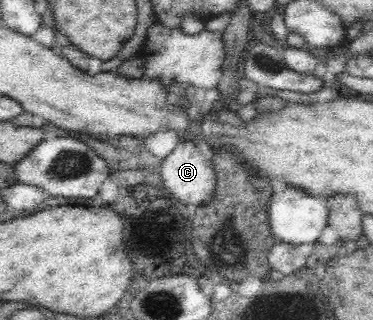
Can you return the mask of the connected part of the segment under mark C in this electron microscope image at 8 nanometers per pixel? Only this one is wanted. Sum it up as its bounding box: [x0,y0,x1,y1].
[160,138,215,204]

